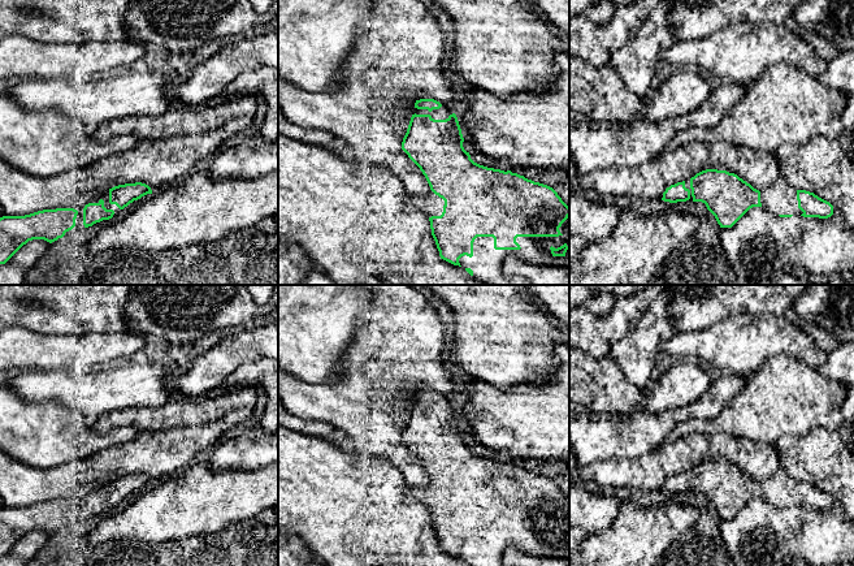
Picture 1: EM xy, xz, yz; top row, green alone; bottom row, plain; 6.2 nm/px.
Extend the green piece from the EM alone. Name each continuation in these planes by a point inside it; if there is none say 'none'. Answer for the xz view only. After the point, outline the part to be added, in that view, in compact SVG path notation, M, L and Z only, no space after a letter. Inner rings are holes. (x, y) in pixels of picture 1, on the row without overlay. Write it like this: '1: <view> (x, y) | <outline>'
1: xz (443, 404) | M442 397L439 401L433 401L429 403L428 401L417 401L415 399L416 406L430 406L434 411L446 411L450 406L452 406L452 401L446 397Z
2: xz (486, 552) | M569 507L559 519L559 528L517 528L520 541L495 541L493 528L477 528L473 533L473 548L459 550L463 559L471 559L473 566L503 566L502 556L508 546L516 546L524 553L569 558ZM568 537L564 548L554 548L550 539Z

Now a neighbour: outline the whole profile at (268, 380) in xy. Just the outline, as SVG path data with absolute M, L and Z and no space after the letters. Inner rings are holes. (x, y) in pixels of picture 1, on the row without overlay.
M263 358L242 364L226 379L225 388L233 389L250 383L261 386L266 394L266 405L259 425L273 433L278 429L278 362Z

